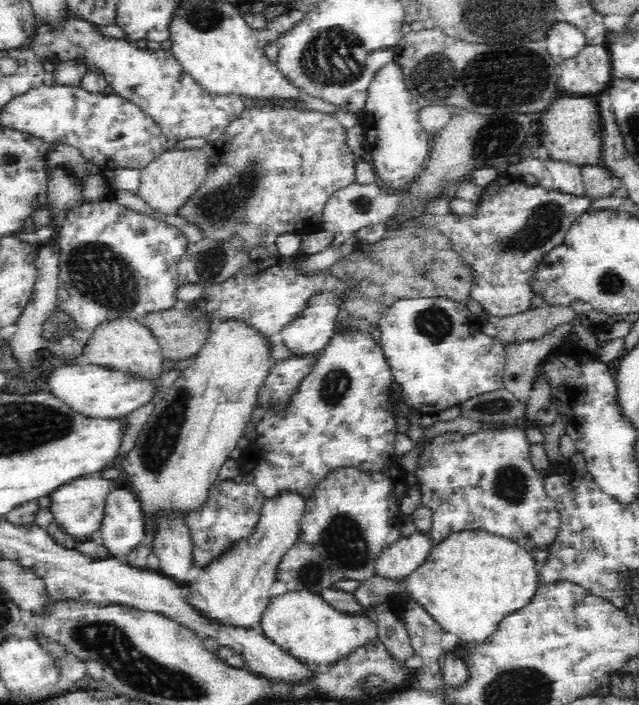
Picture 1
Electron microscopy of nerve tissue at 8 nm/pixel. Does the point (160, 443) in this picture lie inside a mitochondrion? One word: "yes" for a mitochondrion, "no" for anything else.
yes

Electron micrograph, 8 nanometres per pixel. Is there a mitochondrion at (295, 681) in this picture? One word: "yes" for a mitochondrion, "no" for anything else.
no

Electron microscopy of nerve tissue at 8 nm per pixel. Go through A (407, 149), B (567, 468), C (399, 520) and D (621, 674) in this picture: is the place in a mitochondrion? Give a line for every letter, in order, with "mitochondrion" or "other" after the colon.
A: other
B: other
C: other
D: other

